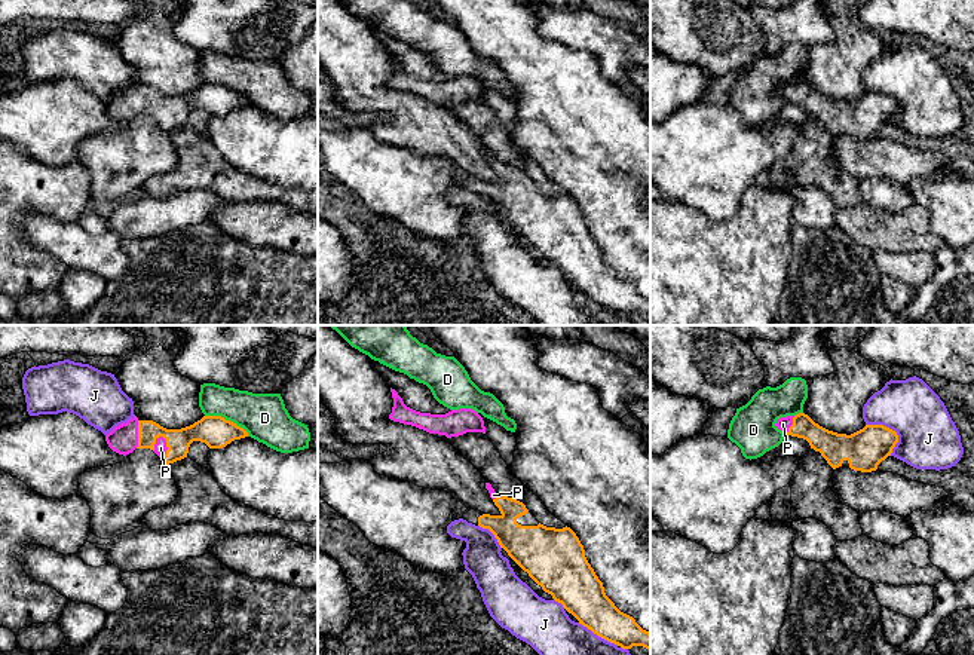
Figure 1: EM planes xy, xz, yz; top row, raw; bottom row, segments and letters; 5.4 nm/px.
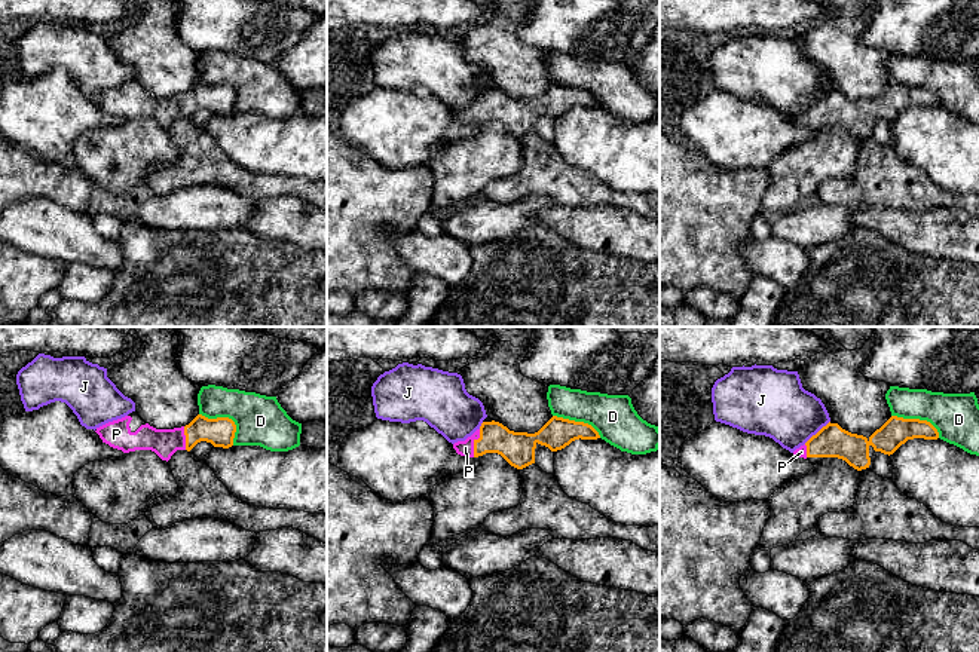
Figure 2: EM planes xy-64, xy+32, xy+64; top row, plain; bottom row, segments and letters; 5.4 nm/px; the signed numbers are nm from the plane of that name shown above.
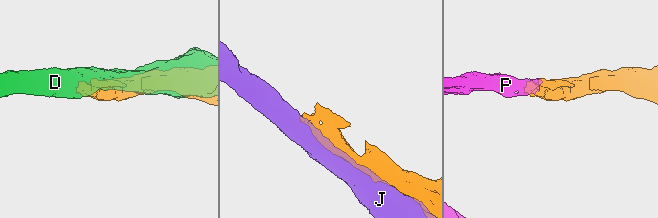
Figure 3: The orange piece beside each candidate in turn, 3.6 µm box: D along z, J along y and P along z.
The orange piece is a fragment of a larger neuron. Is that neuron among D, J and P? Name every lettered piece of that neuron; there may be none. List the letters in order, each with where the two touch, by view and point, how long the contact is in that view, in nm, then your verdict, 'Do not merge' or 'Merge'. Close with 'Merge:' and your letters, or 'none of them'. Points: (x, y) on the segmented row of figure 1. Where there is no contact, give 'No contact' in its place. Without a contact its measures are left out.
D: Touches orange at xy (227, 421). Shared border 260 nm. Do not merge
J: Touches orange at yz (891, 429). Shared border 220 nm. Do not merge
P: Touches orange at xy (167, 446). Shared border 130 nm. Merge
Merge: P

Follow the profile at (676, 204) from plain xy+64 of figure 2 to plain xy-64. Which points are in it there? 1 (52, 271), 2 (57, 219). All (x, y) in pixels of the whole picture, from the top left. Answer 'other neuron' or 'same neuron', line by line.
1: same neuron
2: other neuron

